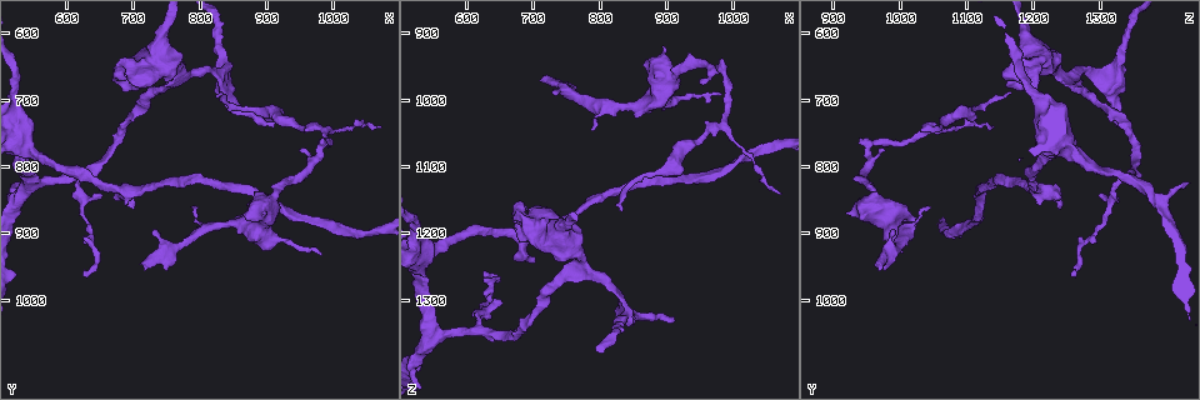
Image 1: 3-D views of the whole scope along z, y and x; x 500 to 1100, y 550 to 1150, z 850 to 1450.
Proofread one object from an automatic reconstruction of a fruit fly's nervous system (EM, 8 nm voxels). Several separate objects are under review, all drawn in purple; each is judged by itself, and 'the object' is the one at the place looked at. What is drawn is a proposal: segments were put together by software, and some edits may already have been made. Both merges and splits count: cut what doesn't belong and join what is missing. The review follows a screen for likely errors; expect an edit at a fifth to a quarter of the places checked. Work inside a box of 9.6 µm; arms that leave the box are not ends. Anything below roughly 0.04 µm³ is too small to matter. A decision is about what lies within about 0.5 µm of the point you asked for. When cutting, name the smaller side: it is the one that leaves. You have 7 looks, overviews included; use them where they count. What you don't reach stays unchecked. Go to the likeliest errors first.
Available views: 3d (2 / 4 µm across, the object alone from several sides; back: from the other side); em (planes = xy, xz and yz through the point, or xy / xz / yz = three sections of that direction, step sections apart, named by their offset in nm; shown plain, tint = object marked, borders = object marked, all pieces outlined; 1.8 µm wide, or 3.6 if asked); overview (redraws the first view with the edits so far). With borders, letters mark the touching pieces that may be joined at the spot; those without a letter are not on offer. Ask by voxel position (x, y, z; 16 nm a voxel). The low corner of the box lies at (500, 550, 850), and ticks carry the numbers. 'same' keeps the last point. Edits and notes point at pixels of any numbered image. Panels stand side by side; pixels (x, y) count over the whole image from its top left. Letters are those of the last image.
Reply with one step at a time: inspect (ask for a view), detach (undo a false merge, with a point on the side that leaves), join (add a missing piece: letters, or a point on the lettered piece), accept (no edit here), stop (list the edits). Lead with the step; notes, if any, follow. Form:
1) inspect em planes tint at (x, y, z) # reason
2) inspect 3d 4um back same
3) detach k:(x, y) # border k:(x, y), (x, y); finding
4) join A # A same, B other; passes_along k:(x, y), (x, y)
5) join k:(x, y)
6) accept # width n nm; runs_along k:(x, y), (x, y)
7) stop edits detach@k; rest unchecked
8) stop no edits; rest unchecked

inspect em planes borders at (910, 735, 1330) # branch stops here

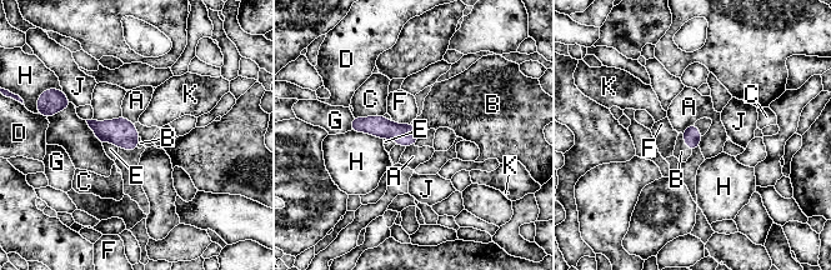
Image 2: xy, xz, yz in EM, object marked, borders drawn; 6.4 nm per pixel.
join 2:(681, 151) # A other, B same, C other, D other, E other, F other, G other, H other, J other, K other; passes_along 2:(692, 136), (684, 141), (681, 151); the cell continues

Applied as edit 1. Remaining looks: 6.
inspect 3d 4um at (610, 810, 1350) # thin neck

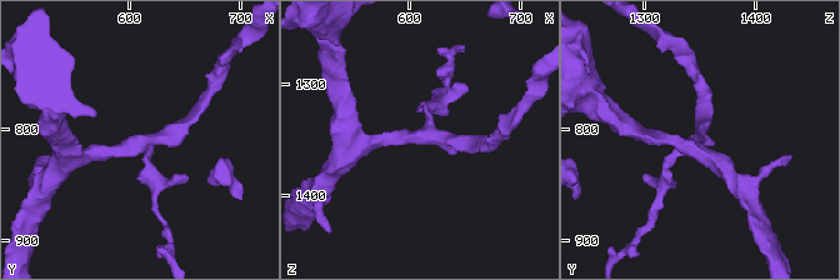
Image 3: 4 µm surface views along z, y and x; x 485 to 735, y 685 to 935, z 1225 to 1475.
inspect em 3.6um planes tint at (608, 814, 1348) # arms 3; arm_widths 170, 170, 200 nm

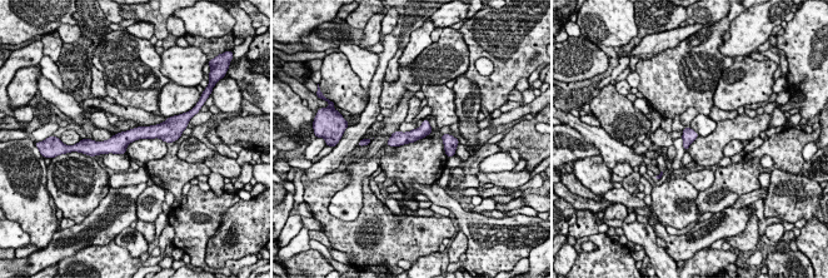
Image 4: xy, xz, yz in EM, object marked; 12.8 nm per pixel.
inspect em 3.6um planes borders same

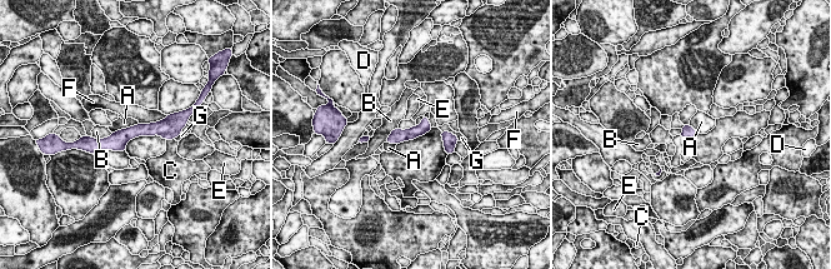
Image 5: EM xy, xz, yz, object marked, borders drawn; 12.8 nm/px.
accept # A other, B other, C other, D other, E other, F other, G other; border 5:(416, 125), (409, 129), (399, 128); continuous, no second cell

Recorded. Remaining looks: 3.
inspect 3d 2um at (715, 945, 970) # free end

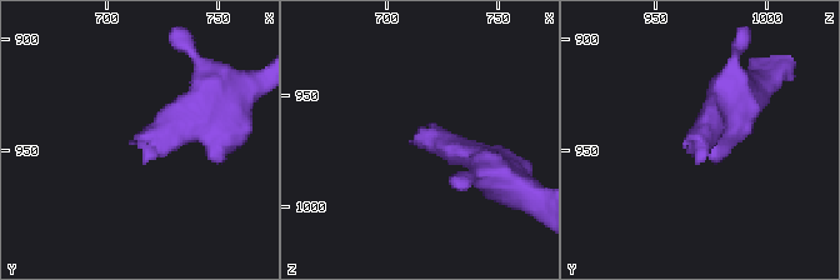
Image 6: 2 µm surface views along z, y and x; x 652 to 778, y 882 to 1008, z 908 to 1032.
inspect em xz step 8 borders at (711, 945, 968) # now the EM

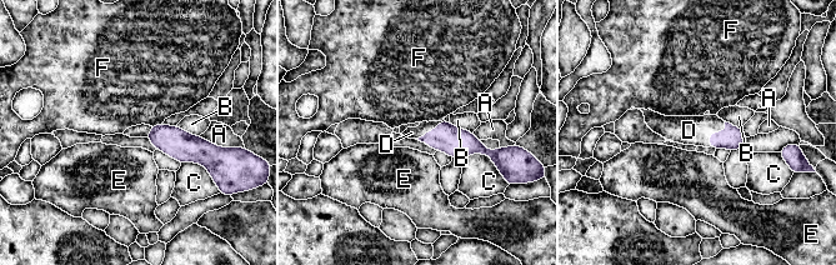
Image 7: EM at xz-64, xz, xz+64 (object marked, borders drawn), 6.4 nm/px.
inspect em planes borders same

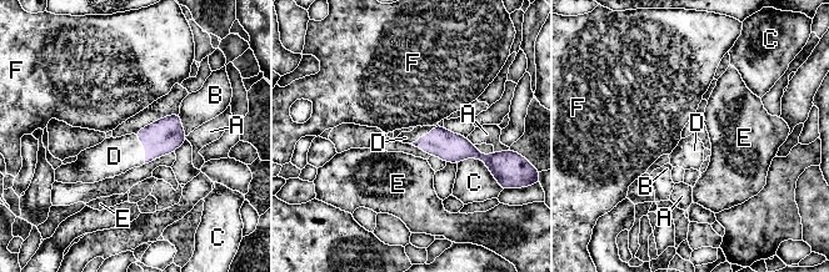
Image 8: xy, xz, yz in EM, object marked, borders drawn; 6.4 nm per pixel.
join 8:(114, 156) # longest_contact C 240 nm; A other, B other, C other, D same, E other, F other; it goes on there

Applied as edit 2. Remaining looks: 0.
stop edits join@2, join@8; rest unchecked

